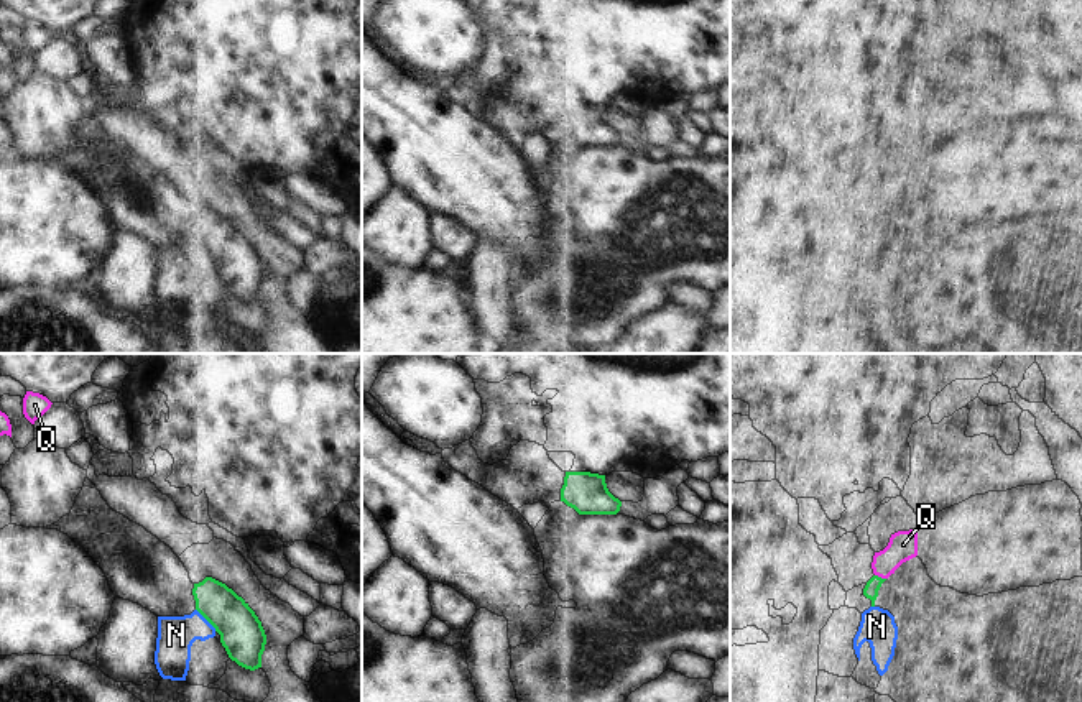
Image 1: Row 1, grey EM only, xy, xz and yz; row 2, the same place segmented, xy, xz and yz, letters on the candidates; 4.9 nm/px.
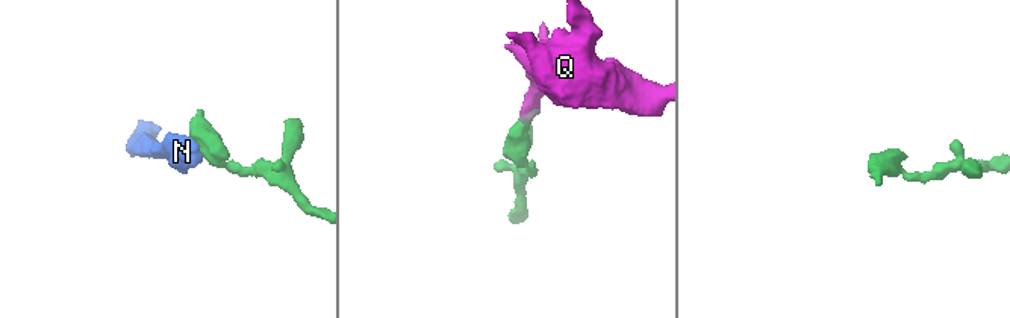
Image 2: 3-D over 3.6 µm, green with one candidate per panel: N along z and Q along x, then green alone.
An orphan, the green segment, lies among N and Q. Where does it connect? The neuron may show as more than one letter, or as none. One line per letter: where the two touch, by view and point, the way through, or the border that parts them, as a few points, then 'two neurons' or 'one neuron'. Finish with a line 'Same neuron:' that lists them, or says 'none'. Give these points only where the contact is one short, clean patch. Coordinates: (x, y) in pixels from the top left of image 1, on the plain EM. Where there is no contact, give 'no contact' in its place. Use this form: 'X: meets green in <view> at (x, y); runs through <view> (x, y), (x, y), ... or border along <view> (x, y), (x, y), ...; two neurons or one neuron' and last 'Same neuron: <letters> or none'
N: meets green in xy at (206, 250); border along xy (196, 240), (216, 262); two neurons
Q: meets green in yz at (880, 209); runs through yz (872, 219), (880, 209), (883, 196), (903, 176); one neuron
Same neuron: Q

